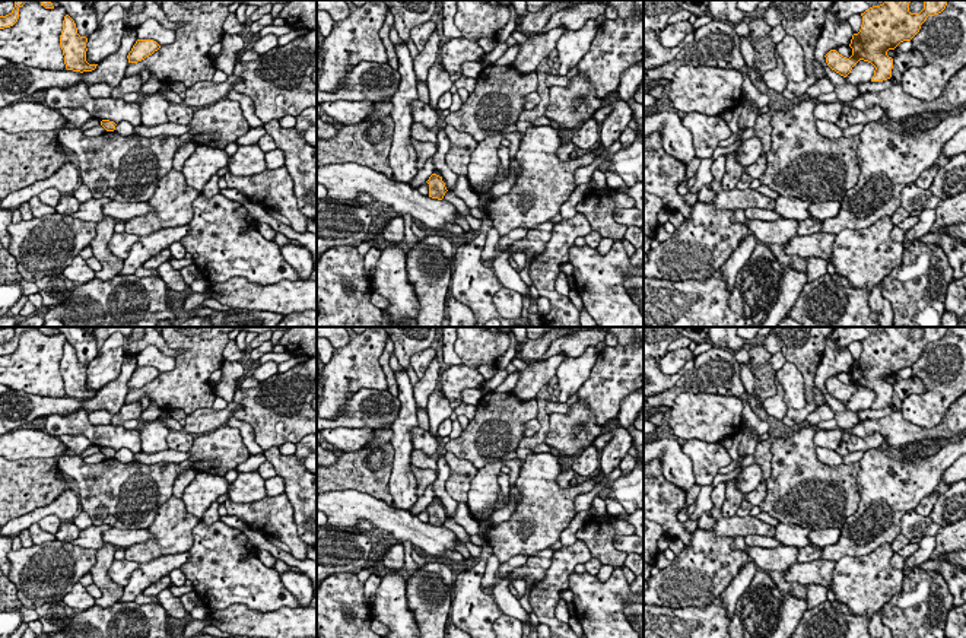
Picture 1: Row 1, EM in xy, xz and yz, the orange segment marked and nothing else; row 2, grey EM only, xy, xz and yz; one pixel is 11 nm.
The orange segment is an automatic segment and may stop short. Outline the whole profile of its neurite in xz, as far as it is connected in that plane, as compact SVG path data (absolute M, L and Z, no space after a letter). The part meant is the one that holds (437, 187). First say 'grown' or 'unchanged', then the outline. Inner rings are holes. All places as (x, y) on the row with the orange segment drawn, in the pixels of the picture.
unchanged; M432 174L426 182L429 184L429 197L442 200L448 191L442 177Z

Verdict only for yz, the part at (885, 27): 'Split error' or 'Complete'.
Complete

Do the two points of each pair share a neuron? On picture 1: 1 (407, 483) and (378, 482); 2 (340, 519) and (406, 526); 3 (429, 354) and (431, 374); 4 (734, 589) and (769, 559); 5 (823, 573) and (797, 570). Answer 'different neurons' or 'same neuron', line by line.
1: different neurons
2: same neuron
3: different neurons
4: different neurons
5: same neuron

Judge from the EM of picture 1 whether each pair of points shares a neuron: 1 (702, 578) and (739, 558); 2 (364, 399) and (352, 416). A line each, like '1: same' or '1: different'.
1: same
2: same

